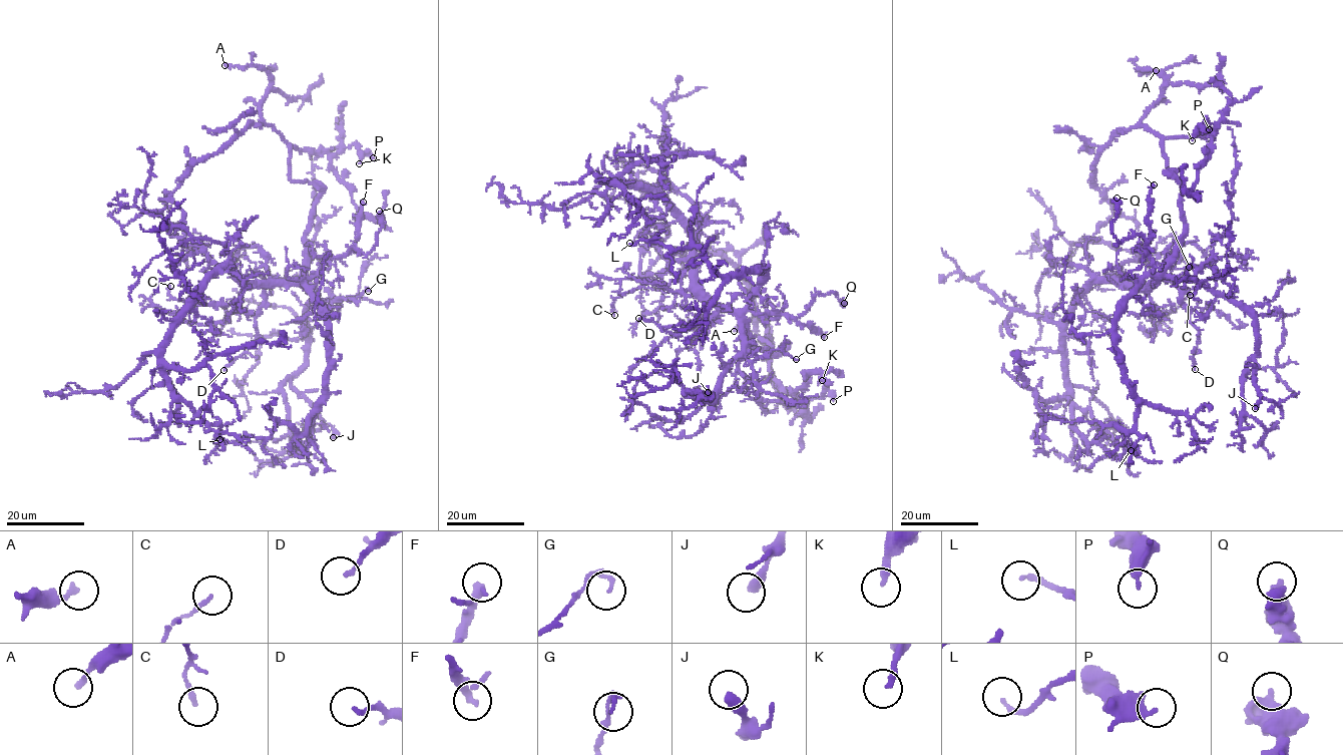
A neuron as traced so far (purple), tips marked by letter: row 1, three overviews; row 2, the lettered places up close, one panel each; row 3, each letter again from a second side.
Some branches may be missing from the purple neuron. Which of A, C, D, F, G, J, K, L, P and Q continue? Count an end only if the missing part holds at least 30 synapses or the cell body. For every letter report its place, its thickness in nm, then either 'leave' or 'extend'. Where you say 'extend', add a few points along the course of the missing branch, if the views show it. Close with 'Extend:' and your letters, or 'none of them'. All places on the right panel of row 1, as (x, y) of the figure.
A: at (1156, 70); 200 nm thick; leave
C: at (1190, 295); 160 nm thick; leave
D: at (1195, 369); 150 nm thick; leave
F: at (1154, 184); 240 nm thick; extend; missing branch runs (1154, 184), (1160, 169), (1181, 143), (1198, 144), (1211, 154)
G: at (1189, 267); 120 nm thick; leave
J: at (1255, 408); 360 nm thick; leave
K: at (1192, 140); 220 nm thick; leave
L: at (1131, 450); 160 nm thick; leave
P: at (1209, 129); 400 nm thick; leave
Q: at (1116, 198); 600 nm thick; leave
Extend: F

